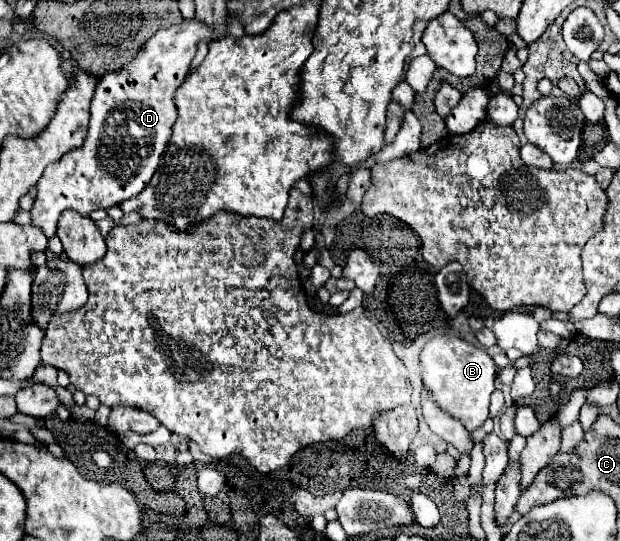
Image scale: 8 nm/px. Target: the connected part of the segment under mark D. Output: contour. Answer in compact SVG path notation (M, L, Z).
M187 19L181 25L173 25L169 29L157 31L131 63L127 63L117 73L107 73L101 77L91 101L91 123L89 123L87 141L79 149L73 149L71 153L65 153L59 161L51 163L43 171L43 177L37 183L35 203L29 213L31 213L31 223L37 225L47 239L55 237L57 223L63 211L75 209L81 215L89 215L95 209L107 209L125 199L131 199L147 187L147 183L151 181L159 165L159 157L167 147L171 127L177 119L177 107L173 101L175 91L183 83L185 75L189 73L191 61L197 55L199 41L209 43L213 39L215 39L213 27L197 19Z

